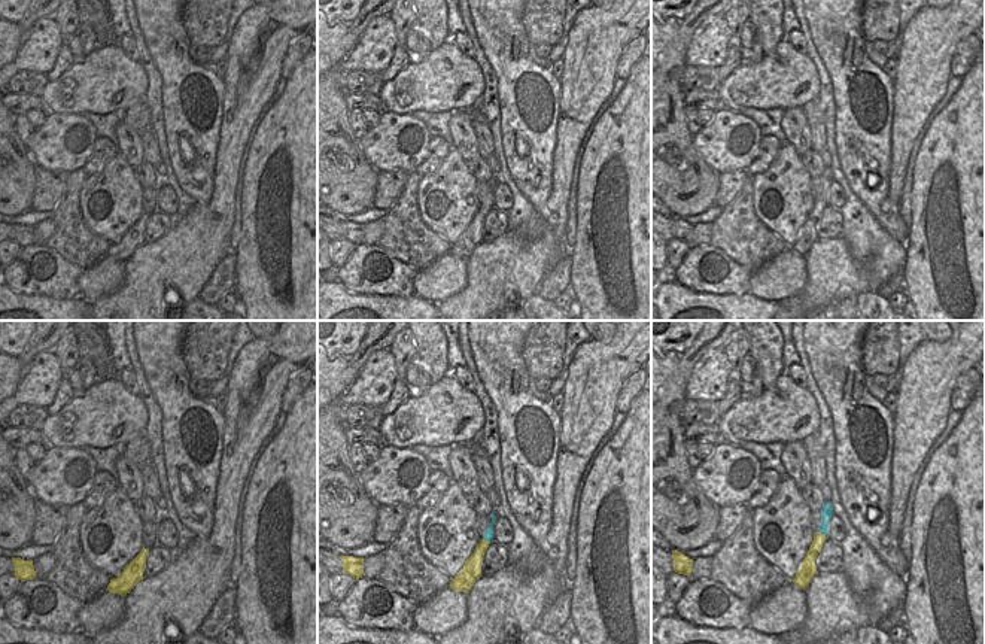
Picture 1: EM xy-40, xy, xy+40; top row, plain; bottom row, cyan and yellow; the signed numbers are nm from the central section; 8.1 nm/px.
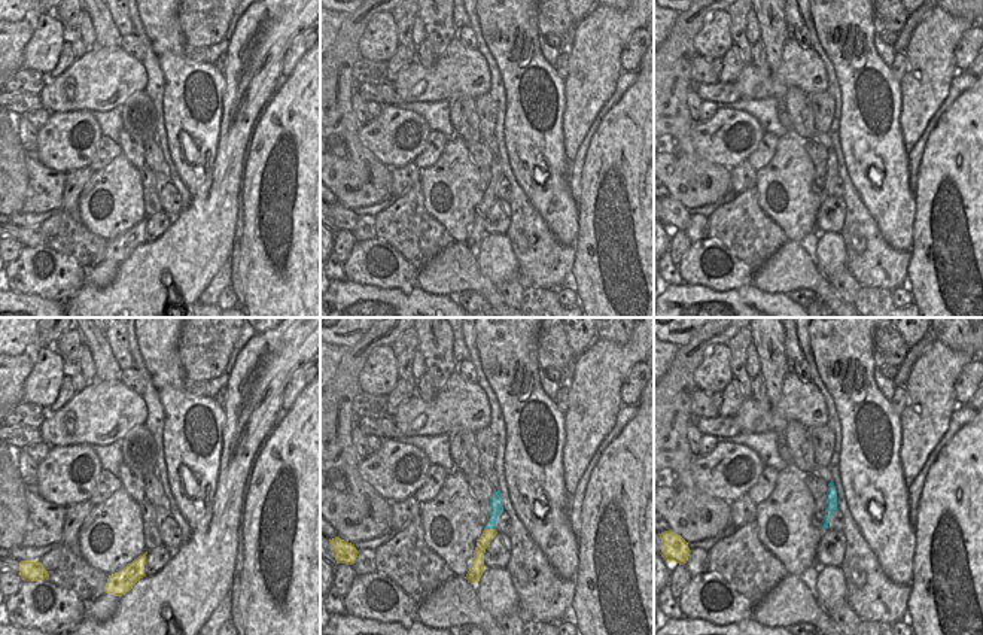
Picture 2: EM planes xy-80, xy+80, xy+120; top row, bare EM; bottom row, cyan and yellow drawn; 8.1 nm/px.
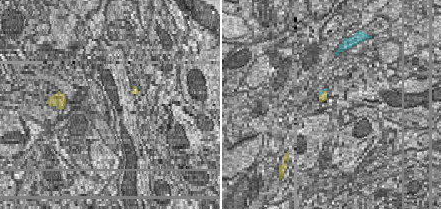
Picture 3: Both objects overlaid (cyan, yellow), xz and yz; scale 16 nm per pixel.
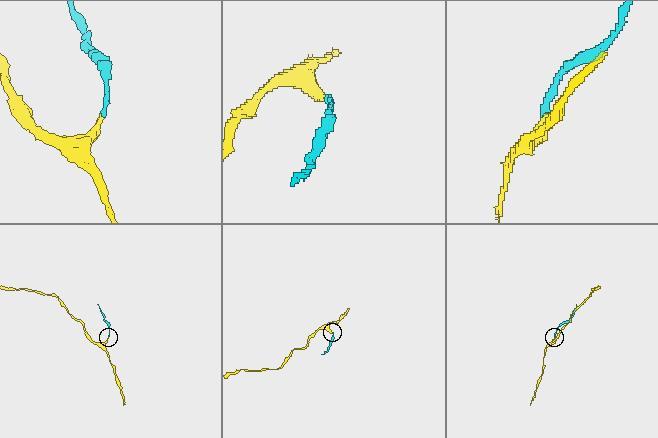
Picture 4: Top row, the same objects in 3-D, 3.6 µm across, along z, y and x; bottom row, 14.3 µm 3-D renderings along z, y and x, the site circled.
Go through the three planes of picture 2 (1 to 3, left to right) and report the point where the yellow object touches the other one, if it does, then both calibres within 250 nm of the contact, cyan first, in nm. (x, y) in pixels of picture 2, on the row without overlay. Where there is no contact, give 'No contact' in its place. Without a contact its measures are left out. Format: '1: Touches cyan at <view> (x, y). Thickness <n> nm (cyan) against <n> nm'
1: No contact
2: Touches cyan at xy+80 (490, 194). Thickness 100 nm (cyan) against 100 nm
3: No contact.

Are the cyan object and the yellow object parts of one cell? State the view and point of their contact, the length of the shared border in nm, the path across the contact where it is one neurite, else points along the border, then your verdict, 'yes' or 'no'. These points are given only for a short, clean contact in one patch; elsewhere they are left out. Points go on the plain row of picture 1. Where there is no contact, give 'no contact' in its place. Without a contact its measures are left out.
contact xy+40 (821, 199); length 120 nm; way xy+40 (827, 176), (821, 199), (818, 204); yes

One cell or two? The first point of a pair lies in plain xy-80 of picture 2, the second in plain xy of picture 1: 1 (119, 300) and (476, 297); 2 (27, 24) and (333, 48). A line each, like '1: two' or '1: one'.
1: one
2: one

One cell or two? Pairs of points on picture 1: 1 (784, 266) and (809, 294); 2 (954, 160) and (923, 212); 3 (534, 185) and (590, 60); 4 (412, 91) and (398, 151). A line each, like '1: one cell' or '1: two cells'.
1: two cells
2: one cell
3: two cells
4: two cells

